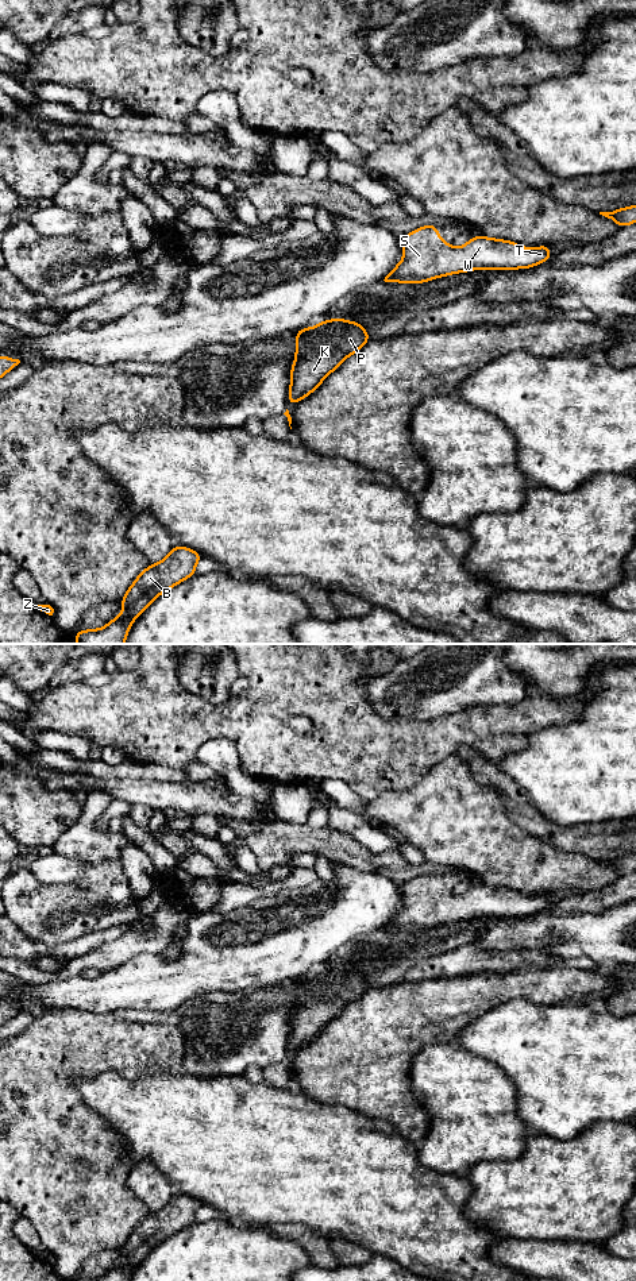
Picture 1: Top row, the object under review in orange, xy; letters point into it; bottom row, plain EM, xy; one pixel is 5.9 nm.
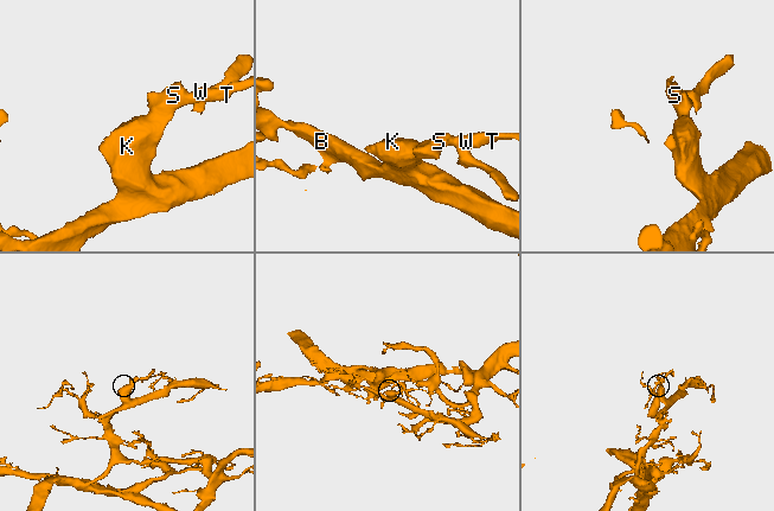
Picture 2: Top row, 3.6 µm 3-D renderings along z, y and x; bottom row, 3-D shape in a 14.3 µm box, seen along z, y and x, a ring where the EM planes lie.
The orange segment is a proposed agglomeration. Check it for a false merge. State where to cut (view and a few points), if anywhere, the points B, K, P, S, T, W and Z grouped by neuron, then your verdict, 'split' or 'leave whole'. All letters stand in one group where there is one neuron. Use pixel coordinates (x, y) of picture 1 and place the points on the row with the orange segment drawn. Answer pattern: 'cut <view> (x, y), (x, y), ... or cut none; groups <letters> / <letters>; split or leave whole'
cut none; groups B K P S T W Z; leave whole

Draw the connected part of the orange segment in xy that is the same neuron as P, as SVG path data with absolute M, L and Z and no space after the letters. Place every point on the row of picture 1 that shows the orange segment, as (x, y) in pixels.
M334 317L315 328L296 332L296 356L290 370L288 404L298 404L313 393L346 358L358 352L369 340L369 332L358 321Z

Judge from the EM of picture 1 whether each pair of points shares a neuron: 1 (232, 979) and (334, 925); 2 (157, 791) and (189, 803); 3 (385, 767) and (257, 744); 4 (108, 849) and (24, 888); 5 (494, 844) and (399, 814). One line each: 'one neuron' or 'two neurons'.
1: one neuron
2: one neuron
3: one neuron
4: one neuron
5: one neuron

